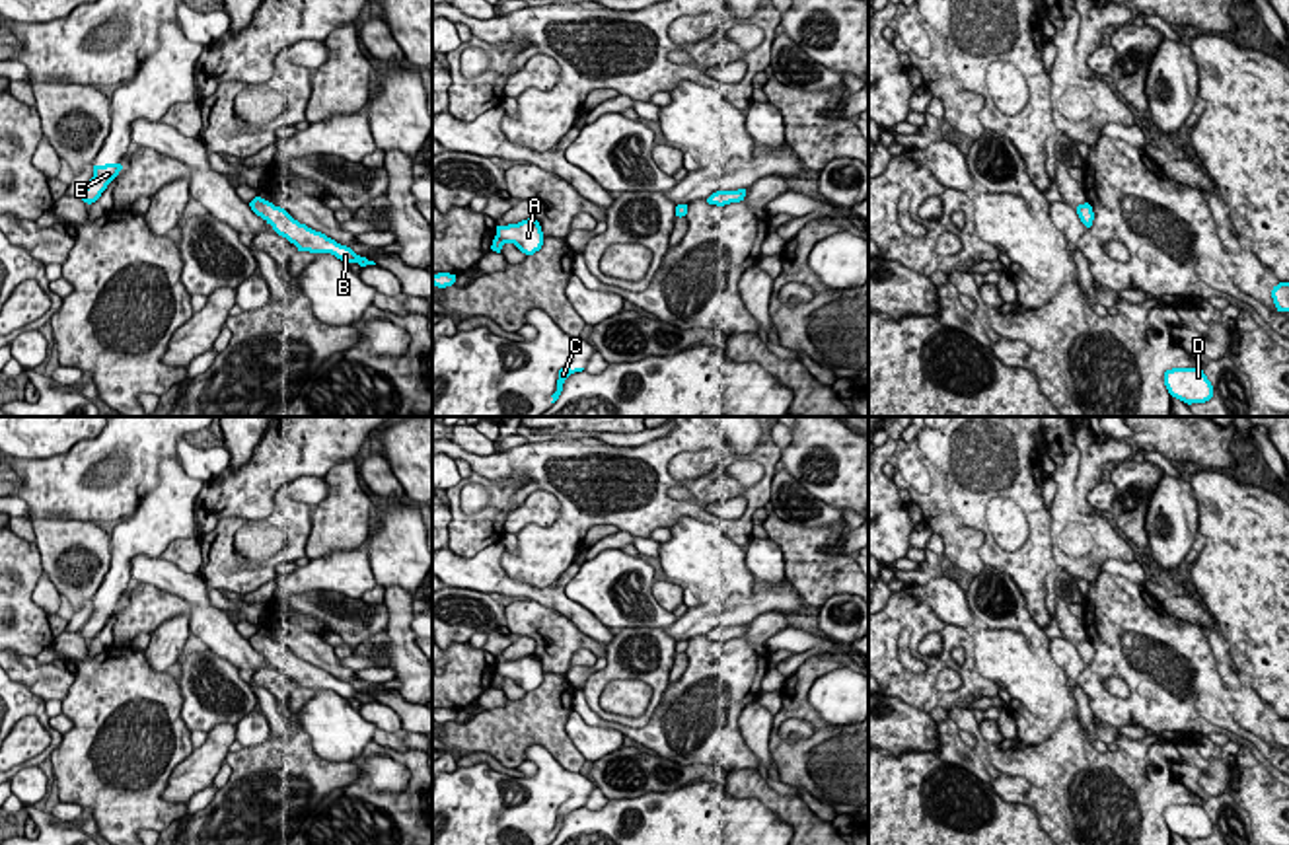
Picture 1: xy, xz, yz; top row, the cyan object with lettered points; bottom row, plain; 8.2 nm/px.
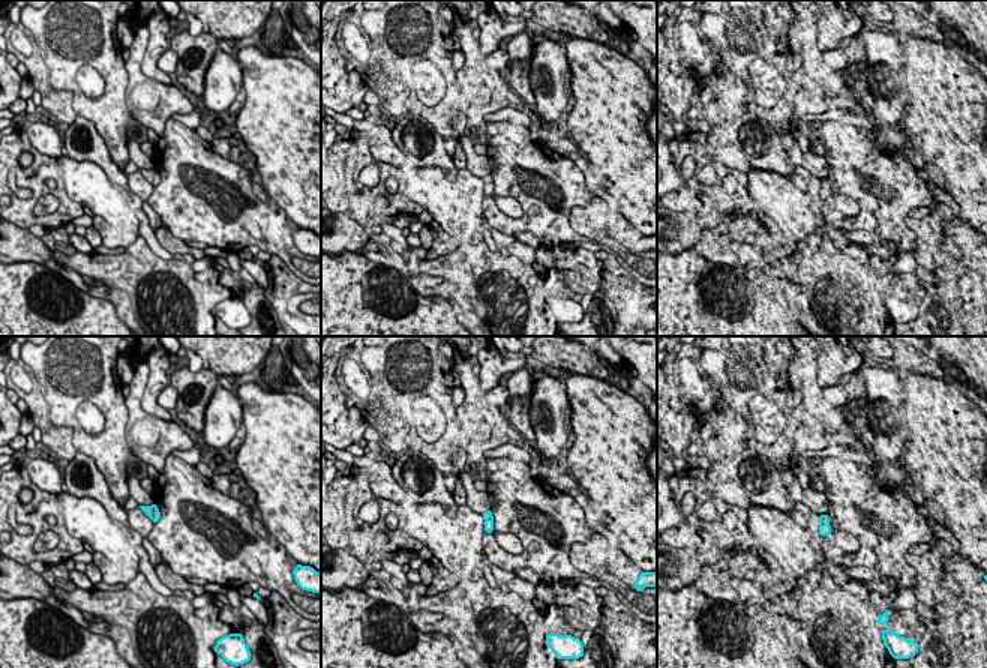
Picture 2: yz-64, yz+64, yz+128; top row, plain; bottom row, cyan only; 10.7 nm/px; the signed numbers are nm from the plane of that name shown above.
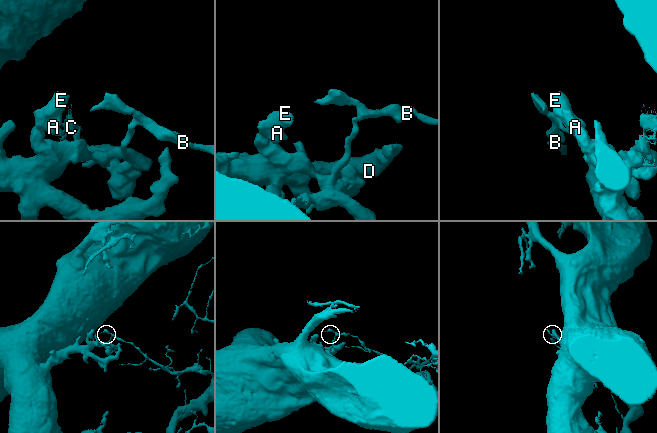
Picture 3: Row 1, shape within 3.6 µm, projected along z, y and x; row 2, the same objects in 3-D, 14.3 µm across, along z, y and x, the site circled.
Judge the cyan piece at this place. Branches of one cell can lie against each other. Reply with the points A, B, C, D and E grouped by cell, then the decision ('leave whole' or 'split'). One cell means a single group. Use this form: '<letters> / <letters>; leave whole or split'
A C D E / B; split

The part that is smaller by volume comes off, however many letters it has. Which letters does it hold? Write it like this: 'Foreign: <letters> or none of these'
Foreign: B

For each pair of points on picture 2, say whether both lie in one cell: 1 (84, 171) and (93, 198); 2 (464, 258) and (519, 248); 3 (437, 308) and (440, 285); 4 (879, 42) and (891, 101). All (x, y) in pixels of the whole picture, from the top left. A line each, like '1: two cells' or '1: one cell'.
1: one cell
2: two cells
3: two cells
4: one cell

